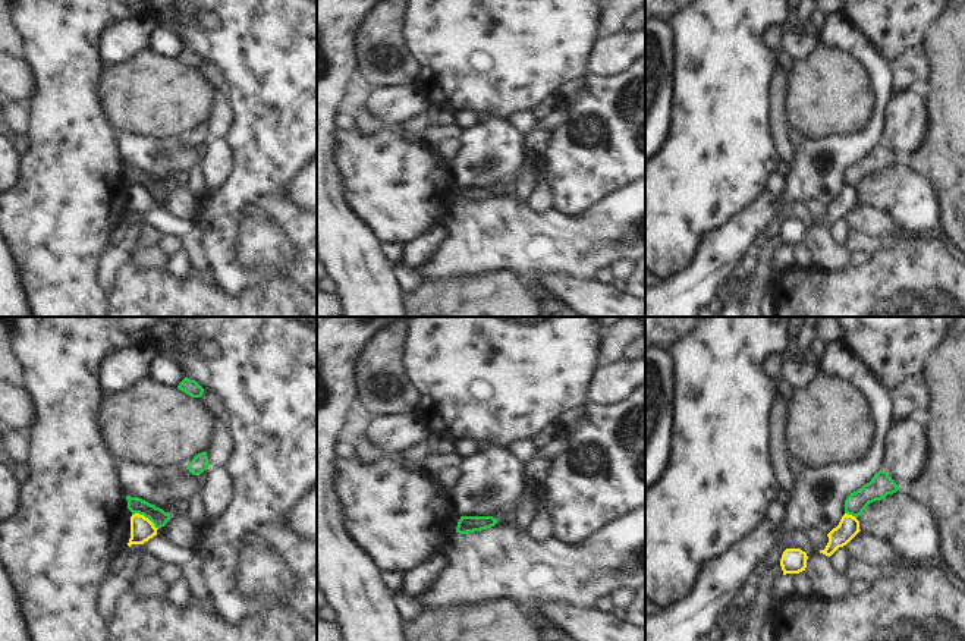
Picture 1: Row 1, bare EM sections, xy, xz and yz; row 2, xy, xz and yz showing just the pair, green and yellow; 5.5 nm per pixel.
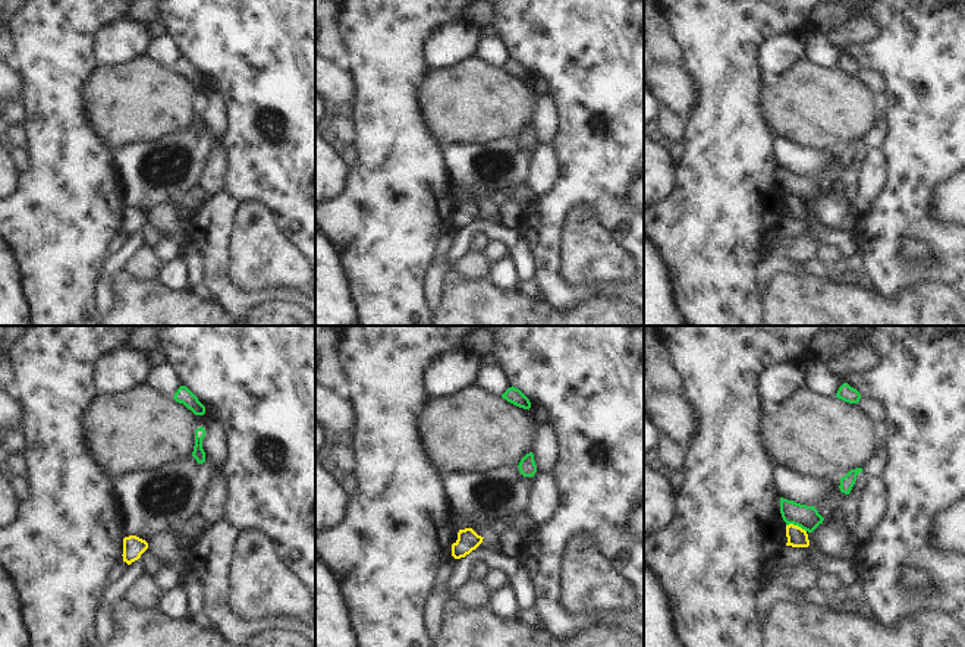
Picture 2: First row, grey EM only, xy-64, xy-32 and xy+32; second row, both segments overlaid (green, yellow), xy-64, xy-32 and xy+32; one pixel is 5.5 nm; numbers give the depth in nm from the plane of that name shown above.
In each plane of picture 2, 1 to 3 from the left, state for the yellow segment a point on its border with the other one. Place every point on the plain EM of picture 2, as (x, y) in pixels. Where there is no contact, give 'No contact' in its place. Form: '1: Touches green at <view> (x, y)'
1: No contact
2: No contact
3: Touches green at xy+32 (797, 195).

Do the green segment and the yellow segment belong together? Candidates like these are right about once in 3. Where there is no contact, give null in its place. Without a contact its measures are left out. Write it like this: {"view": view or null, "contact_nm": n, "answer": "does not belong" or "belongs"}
{"view": "xy", "contact_nm": 170, "answer": "does not belong"}

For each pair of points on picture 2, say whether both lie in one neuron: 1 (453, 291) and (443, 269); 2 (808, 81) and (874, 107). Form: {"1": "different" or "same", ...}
{"1": "different", "2": "same"}

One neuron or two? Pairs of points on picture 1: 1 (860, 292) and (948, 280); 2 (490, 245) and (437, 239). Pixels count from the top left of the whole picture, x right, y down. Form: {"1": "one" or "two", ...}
{"1": "one", "2": "two"}

